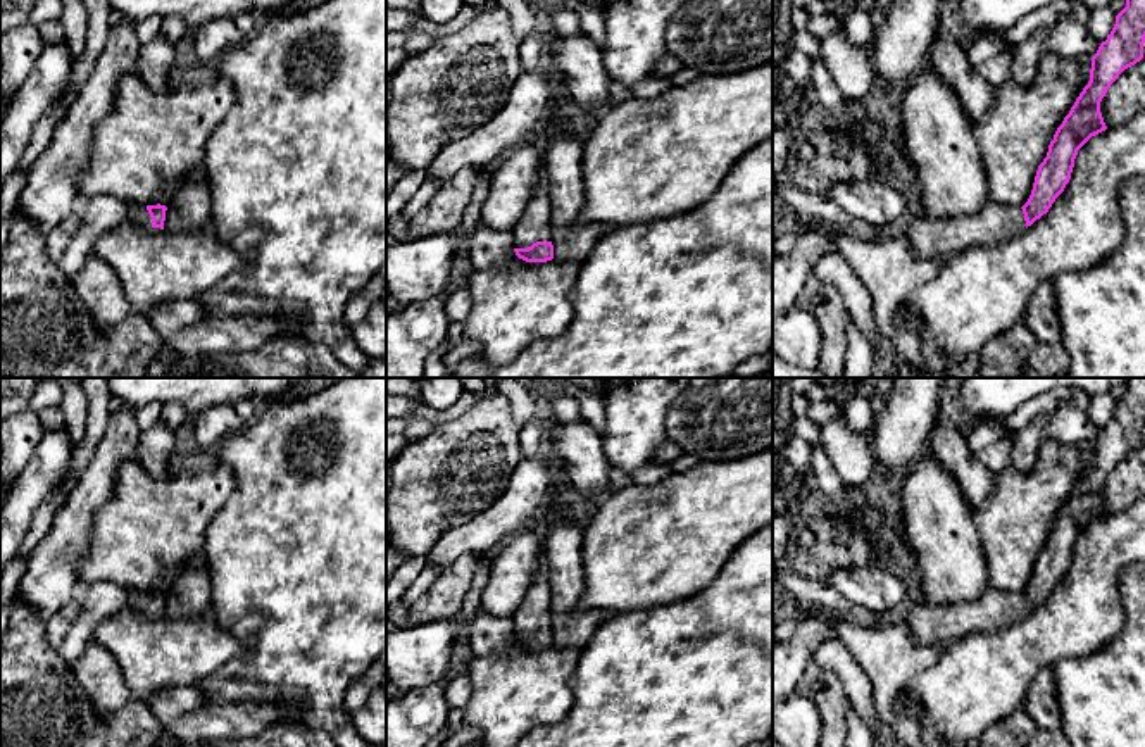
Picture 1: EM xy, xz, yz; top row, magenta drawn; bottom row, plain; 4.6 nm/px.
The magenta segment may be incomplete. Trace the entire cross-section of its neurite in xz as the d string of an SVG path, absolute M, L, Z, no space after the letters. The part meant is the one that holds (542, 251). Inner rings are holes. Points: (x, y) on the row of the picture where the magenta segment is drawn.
M541 126L531 138L541 155L536 191L528 202L519 223L514 226L514 252L526 262L547 262L554 259L552 245L552 204L548 197L548 179L545 173L547 131Z

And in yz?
M1126 0L1116 24L1092 57L1090 81L1057 128L1023 207L988 200L973 216L933 219L917 210L904 238L938 267L967 247L992 247L1024 231L1048 212L1071 179L1078 150L1107 129L1100 102L1119 74L1143 59L1145 0Z

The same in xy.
M128 204L128 221L141 226L148 231L162 231L166 221L166 205L143 205L143 204Z

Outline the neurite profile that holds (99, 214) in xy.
M107 195L84 198L79 205L81 224L57 261L60 273L74 279L93 252L93 243L109 229L128 221L128 202Z

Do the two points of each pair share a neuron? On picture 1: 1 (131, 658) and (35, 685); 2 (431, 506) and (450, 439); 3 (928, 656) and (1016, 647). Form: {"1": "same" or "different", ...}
{"1": "different", "2": "same", "3": "different"}

